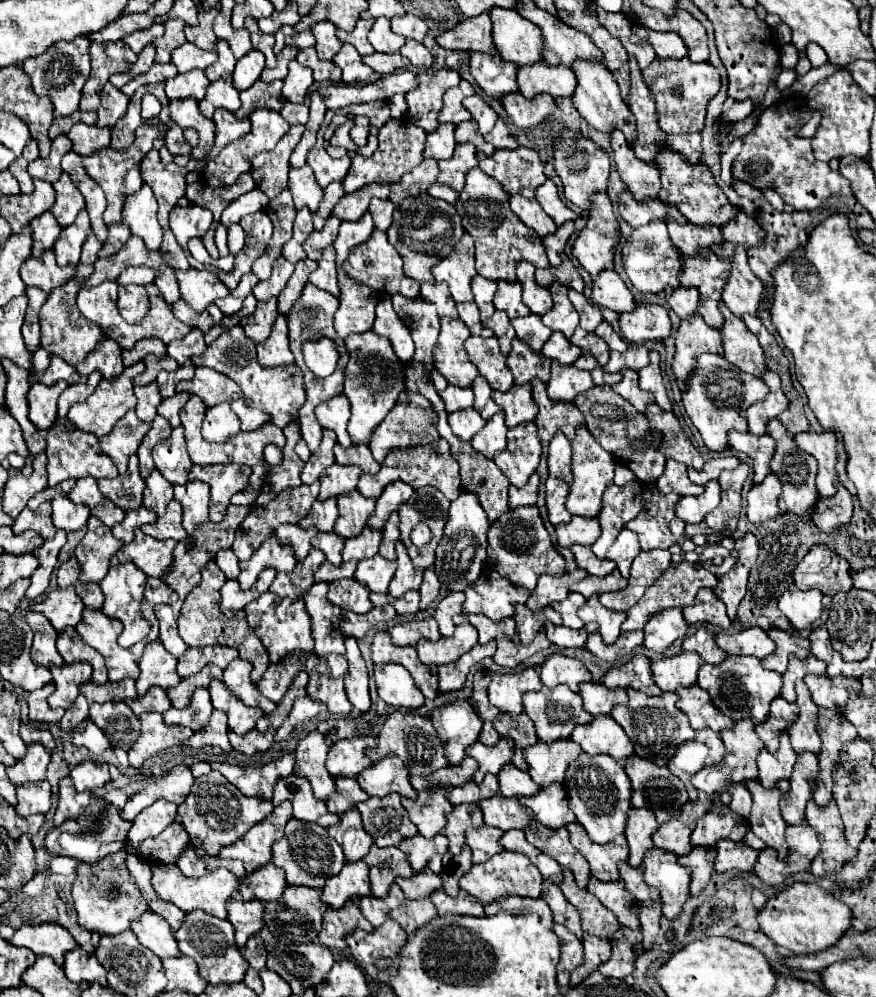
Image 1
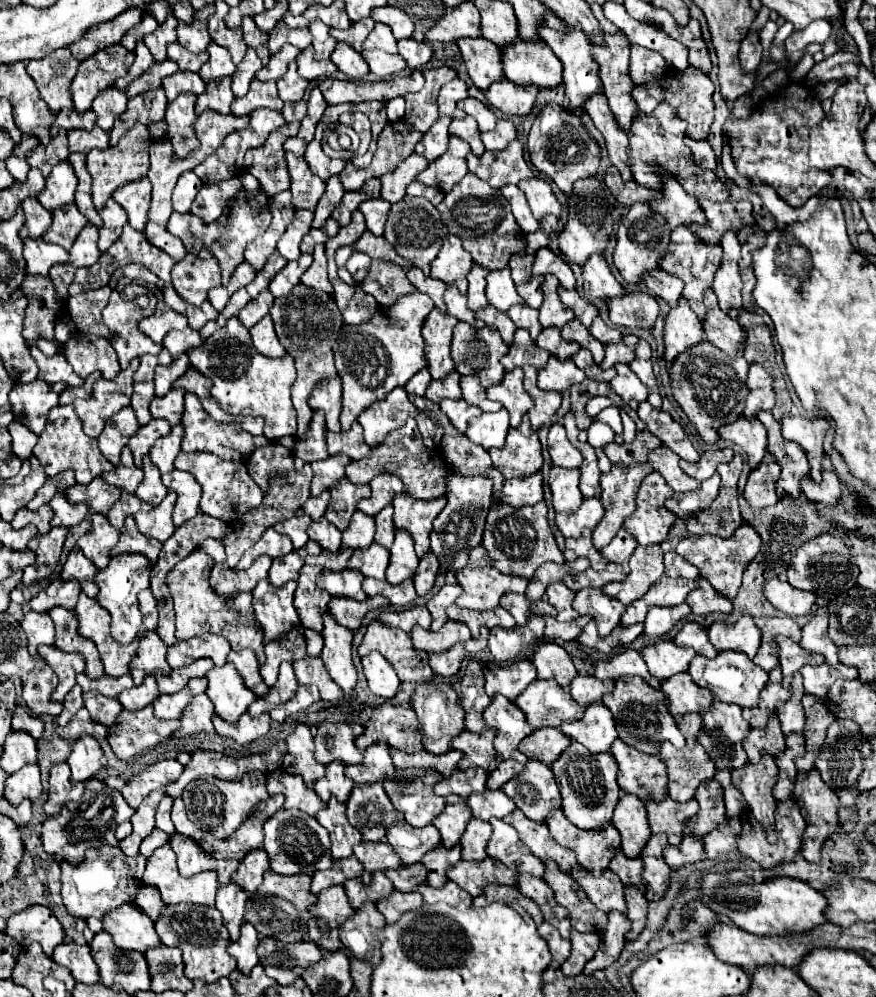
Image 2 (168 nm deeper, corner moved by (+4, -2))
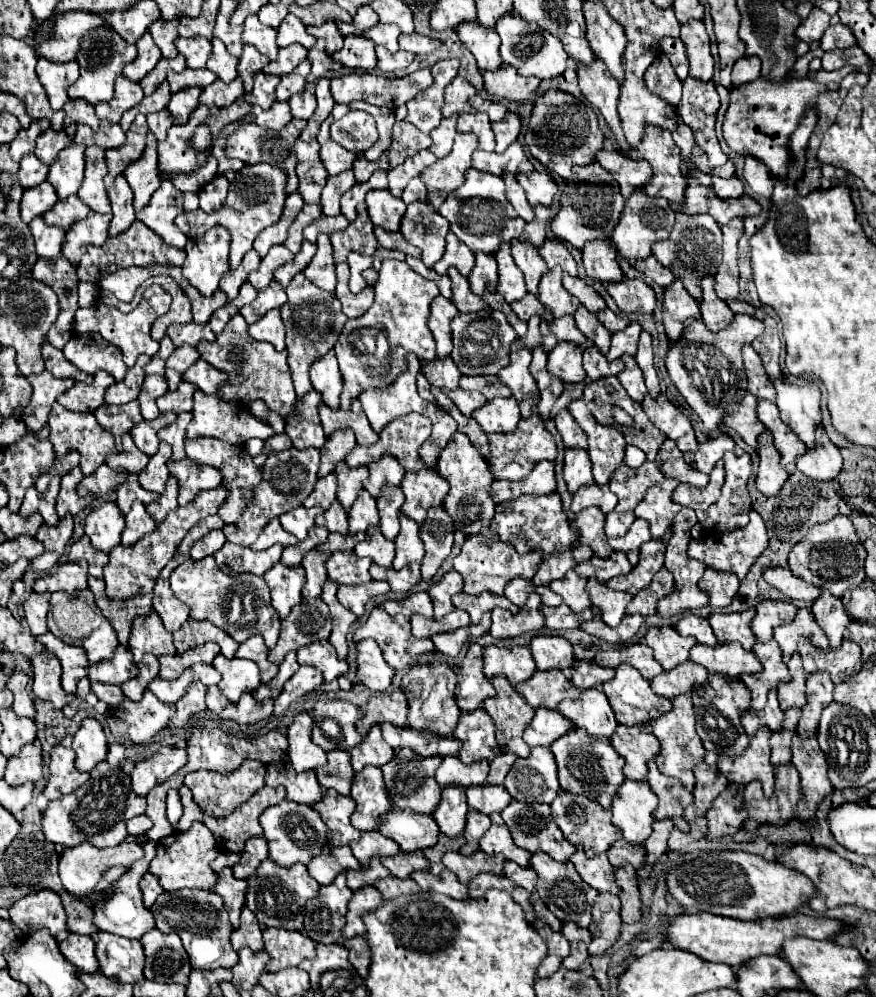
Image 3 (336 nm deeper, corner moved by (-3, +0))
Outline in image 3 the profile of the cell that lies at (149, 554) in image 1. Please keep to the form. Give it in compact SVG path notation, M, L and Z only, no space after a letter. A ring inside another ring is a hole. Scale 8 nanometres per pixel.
M141 501L133 503L131 511L125 515L125 521L127 521L127 525L121 533L121 545L133 545L145 533L151 533L155 529L155 521L153 521L153 517L149 517L149 513L145 511L145 505Z

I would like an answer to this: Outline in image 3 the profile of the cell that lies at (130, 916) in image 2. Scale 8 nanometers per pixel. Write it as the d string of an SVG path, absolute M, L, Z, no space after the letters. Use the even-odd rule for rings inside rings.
M148 841L144 846L144 857L136 861L125 875L115 881L111 885L111 893L107 893L107 897L103 901L99 901L93 911L95 911L95 917L93 917L93 923L99 931L107 931L107 933L113 933L113 935L121 935L121 937L127 937L127 939L139 939L143 933L147 933L149 929L155 929L155 921L153 921L153 915L151 911L143 905L143 897L141 897L141 889L139 889L139 882L142 876L148 872L149 865L152 859L156 855L157 843L154 841Z

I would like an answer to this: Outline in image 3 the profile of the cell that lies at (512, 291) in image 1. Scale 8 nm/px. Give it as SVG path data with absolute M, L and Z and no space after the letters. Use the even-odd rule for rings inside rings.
M501 245L497 255L495 255L497 263L499 263L499 285L497 285L497 291L505 297L507 303L513 303L521 297L527 295L527 289L525 289L525 281L521 277L521 271L517 269L513 257L511 257L511 251L509 251L509 245Z

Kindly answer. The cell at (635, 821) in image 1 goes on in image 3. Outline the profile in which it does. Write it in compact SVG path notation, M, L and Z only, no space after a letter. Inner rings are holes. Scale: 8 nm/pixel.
M625 779L611 801L613 825L623 831L623 837L631 843L643 843L651 833L653 811L657 807L657 795L647 781Z

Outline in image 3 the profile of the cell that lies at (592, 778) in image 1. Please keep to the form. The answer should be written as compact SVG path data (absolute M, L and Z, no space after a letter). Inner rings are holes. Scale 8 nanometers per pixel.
M573 727L551 745L551 751L557 759L557 775L559 775L561 789L577 795L585 795L609 807L613 793L617 793L617 785L621 785L621 781L625 779L623 777L625 761L613 749L607 737L591 737L585 733L585 729Z

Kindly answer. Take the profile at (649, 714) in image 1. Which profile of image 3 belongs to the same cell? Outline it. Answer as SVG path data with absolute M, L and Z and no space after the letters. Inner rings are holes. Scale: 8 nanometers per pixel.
M619 665L617 675L603 683L603 693L607 695L615 717L623 725L643 725L649 719L657 719L669 711L671 701L657 697L647 679L629 665Z

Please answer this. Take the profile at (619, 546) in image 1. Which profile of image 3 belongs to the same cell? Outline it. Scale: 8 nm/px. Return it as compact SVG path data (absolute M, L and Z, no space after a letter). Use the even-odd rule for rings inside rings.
M635 519L635 523L631 525L631 529L623 535L623 537L609 537L609 545L615 551L623 551L623 553L637 553L639 547L651 539L649 533L649 525L641 519Z

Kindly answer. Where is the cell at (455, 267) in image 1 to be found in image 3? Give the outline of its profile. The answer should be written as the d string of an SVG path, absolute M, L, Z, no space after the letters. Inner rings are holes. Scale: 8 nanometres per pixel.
M449 231L445 255L441 257L441 261L437 261L437 265L433 265L433 269L437 273L445 275L451 265L455 265L463 277L469 277L469 273L475 265L475 253L467 245L461 245L461 241L457 241L457 235Z

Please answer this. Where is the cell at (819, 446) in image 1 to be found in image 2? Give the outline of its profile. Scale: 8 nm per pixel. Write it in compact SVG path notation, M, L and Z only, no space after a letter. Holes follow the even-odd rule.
M786 415L782 419L782 437L788 441L798 443L812 467L812 481L822 481L822 457L824 457L824 435L830 429L830 423L826 419L806 419L800 415Z

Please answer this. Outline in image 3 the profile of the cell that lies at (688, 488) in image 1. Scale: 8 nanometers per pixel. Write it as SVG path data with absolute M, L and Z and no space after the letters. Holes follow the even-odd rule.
M665 441L657 453L657 459L655 459L659 471L665 475L665 477L671 477L671 479L677 479L681 483L689 483L689 485L697 485L697 487L705 487L709 483L709 475L697 471L697 469L691 469L685 459L683 459L683 453L677 449L677 445L673 445L673 441Z

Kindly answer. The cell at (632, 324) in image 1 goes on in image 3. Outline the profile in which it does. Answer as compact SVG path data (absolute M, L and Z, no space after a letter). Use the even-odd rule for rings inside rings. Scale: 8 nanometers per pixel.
M621 279L607 285L609 295L617 307L627 315L653 313L655 309L655 291L643 279Z

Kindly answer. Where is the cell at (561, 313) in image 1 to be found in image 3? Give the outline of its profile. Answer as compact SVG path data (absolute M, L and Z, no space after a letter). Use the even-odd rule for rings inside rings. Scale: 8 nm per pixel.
M553 267L549 269L541 281L539 281L539 301L555 315L555 317L563 317L563 315L571 315L575 313L575 309L581 305L577 301L577 297L569 295L565 291L565 287L561 285L561 269Z

